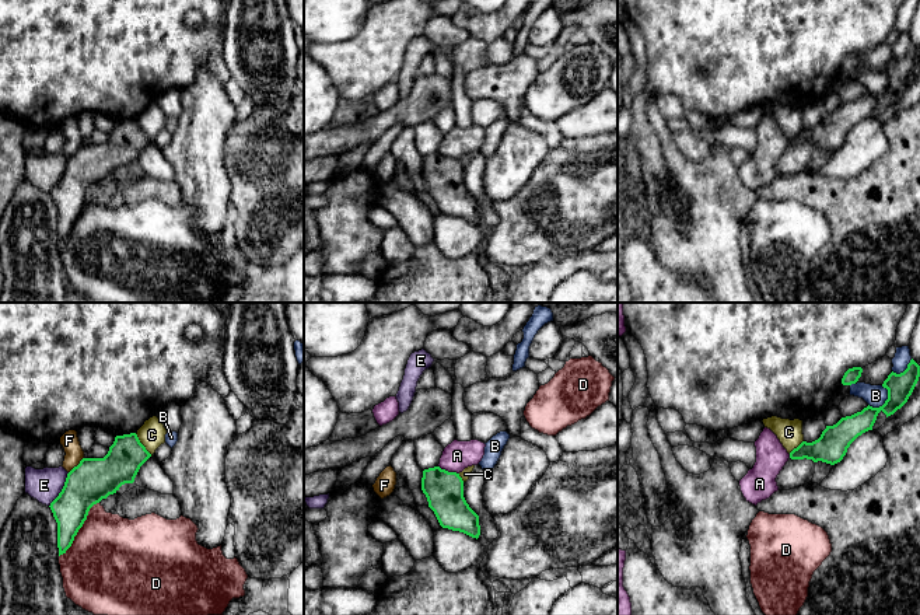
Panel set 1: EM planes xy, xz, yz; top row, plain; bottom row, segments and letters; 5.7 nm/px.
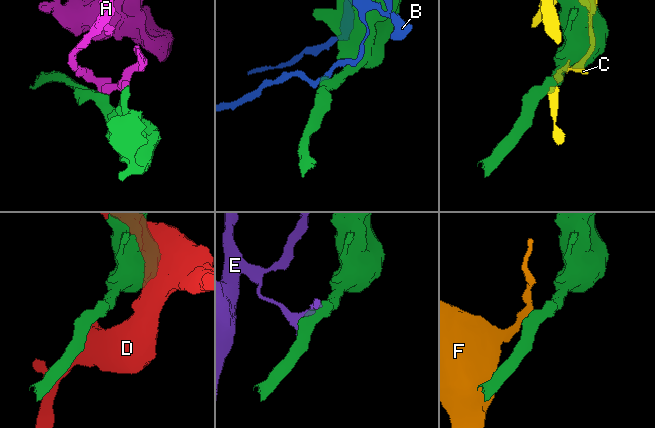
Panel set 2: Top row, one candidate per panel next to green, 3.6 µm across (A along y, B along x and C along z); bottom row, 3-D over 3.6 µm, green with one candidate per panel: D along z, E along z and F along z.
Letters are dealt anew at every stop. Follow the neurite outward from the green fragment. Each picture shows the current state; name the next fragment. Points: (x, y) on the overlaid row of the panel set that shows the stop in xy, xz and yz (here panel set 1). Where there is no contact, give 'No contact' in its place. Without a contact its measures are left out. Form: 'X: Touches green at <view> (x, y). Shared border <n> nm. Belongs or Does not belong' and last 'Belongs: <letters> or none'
A: Touches green at xz (447, 471). Shared border 130 nm. Does not belong
B: Touches green at yz (884, 404). Shared border 150 nm. Does not belong
C: Touches green at xy (142, 444). Shared border 170 nm. Does not belong
D: Touches green at xy (80, 527). Shared border 400 nm. Does not belong
E: Touches green at xy (62, 489). Shared border 240 nm. Does not belong
F: Touches green at xy (77, 465). Shared border 130 nm. Does not belong
Belongs: none

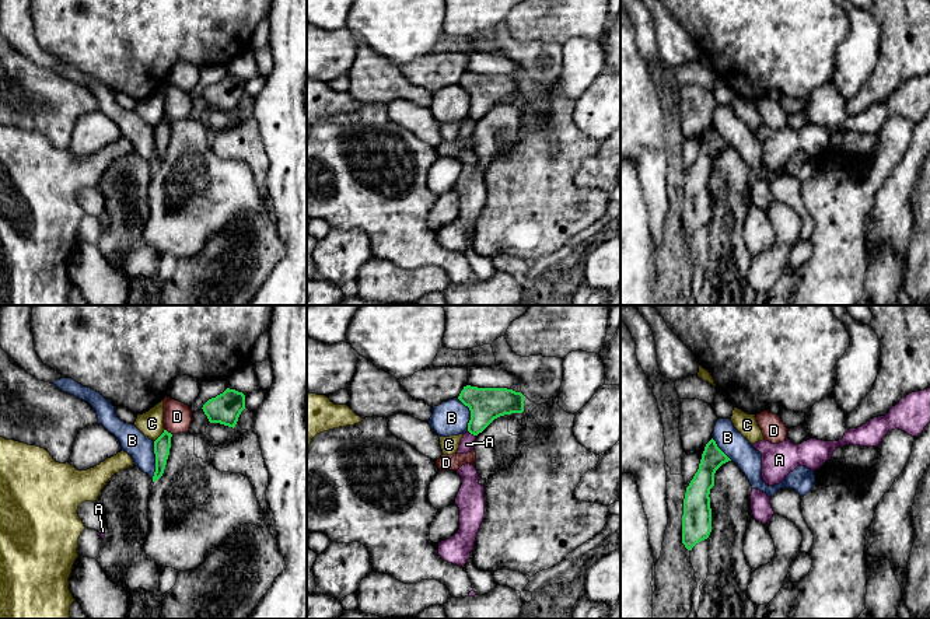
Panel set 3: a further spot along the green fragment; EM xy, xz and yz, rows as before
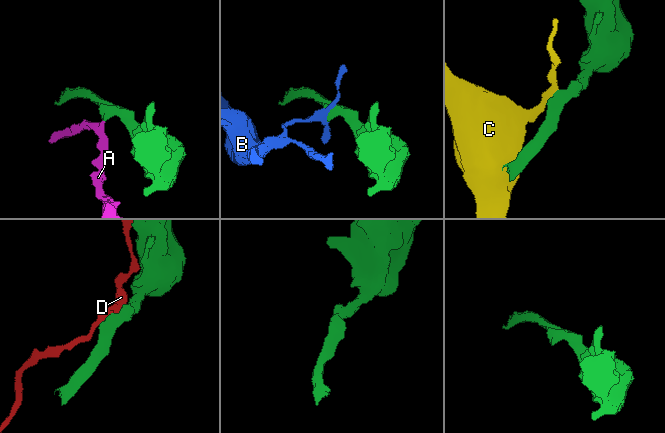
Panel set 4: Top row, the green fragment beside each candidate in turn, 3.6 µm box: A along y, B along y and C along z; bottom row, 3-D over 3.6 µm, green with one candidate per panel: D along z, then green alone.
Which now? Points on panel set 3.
A: Touches green at xz (472, 433). Shared border 60 nm. Does not belong
B: Touches green at xy (156, 460). Shared border 220 nm. Does not belong
C: Touches green at xy (160, 436). Shared border 100 nm. Does not belong
D: Touches green at xy (167, 432). Shared border 50 nm. Does not belong
Belongs: none

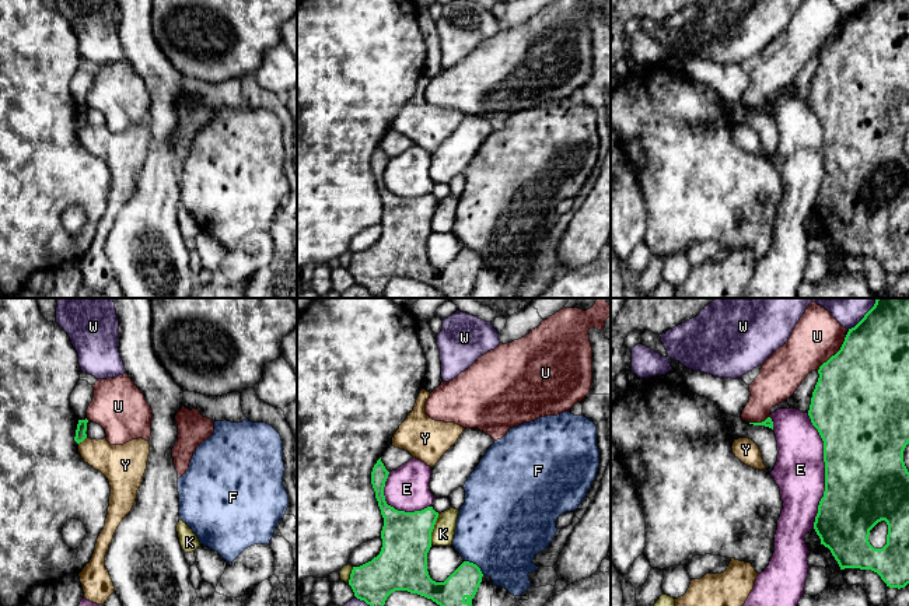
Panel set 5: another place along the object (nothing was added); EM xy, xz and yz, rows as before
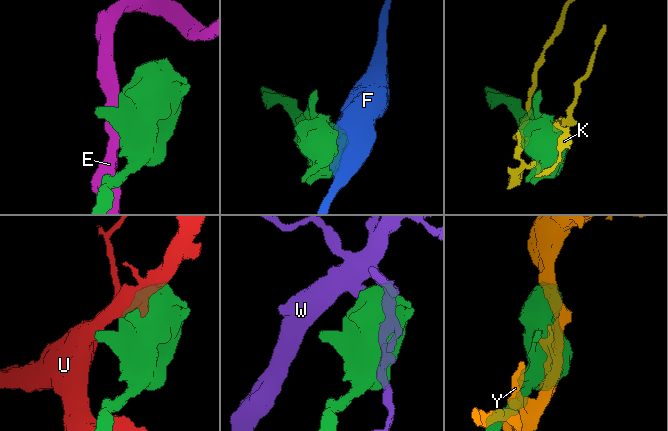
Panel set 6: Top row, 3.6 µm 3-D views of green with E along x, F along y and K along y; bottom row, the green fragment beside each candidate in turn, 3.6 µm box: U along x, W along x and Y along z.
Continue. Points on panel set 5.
E: Touches green at yz (825, 470). Shared border 650 nm. Does not belong
F: Touches green at xz (475, 564). Shared border 140 nm. Does not belong
K: Touches green at xz (433, 528). Shared border 180 nm. Does not belong
U: Touches green at yz (836, 353). Shared border 260 nm. Does not belong
W: Touches green at yz (864, 315). Shared border 260 nm. Does not belong
Y: Touches green at xy (81, 441). Shared border 60 nm. Does not belong
Belongs: none

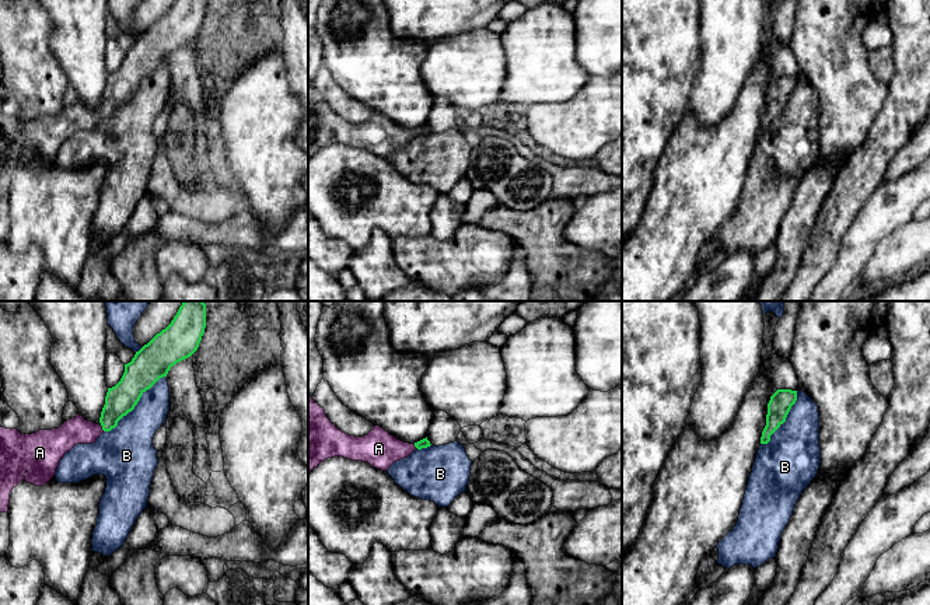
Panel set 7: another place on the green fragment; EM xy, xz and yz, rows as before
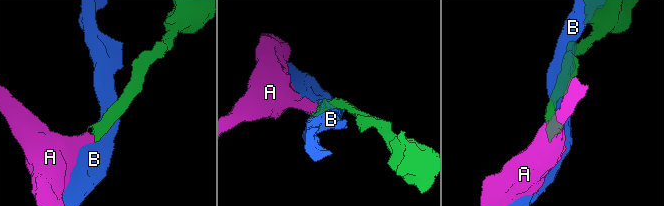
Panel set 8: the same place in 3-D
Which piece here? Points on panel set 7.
A: Touches green at xy (102, 427). Shared border 40 nm. Belongs
B: Touches green at xy (136, 404). Shared border 480 nm. Does not belong
Belongs: A

